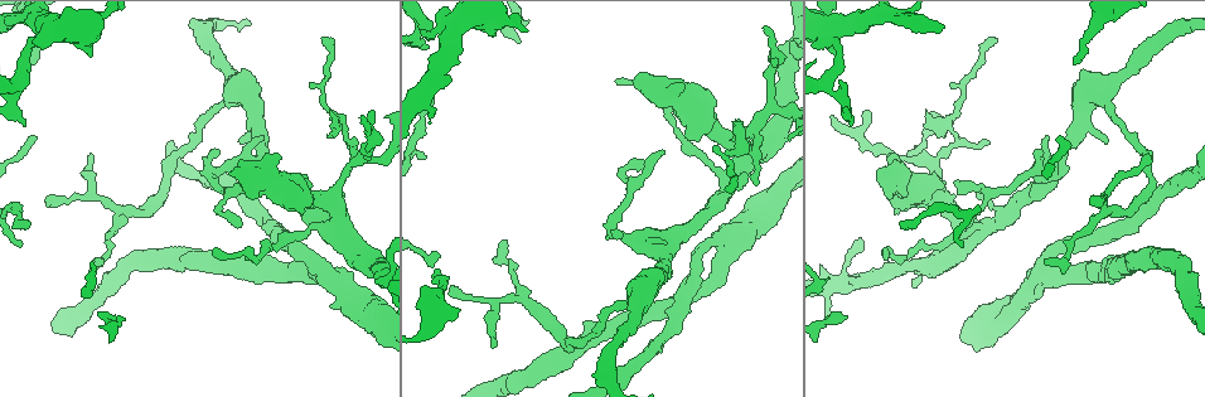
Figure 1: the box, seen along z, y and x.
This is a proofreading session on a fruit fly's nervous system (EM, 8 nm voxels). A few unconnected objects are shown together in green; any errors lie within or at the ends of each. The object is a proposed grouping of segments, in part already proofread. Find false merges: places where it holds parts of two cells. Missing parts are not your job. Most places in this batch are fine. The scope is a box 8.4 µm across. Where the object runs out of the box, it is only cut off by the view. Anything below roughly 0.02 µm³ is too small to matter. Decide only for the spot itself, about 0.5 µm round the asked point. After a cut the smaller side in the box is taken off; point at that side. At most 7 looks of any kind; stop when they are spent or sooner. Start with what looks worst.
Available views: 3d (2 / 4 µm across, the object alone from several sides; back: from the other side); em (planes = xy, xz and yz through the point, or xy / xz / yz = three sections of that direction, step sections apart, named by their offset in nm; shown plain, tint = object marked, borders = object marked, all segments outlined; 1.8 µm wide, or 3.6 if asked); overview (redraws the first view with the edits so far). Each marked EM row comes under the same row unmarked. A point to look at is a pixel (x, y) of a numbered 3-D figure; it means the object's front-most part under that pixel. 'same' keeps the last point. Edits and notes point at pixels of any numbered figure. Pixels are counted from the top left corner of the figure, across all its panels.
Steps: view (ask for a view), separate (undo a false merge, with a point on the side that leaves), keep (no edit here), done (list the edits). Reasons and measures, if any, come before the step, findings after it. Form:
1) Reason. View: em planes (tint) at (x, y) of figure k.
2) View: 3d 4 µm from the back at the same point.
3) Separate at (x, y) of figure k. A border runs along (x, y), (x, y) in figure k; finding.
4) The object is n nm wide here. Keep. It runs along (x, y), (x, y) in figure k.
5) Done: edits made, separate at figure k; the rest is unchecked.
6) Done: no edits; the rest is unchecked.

Sharp bend. View: em planes (tint) at (1058, 271) of figure 1.

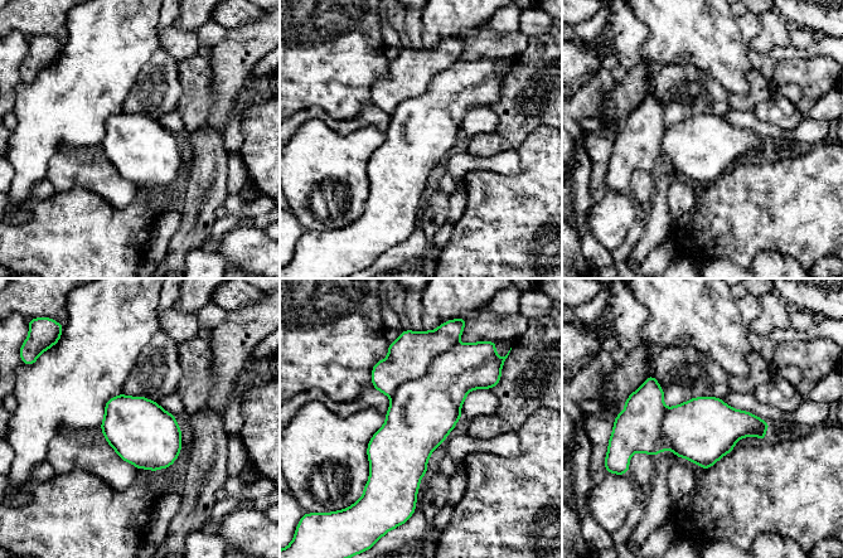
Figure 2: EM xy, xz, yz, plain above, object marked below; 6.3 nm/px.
Separate at (408, 358) of figure 2. A border runs along (458, 341), (389, 397) in figure 2; a second cell is stuck on.

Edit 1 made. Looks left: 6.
View: overview.

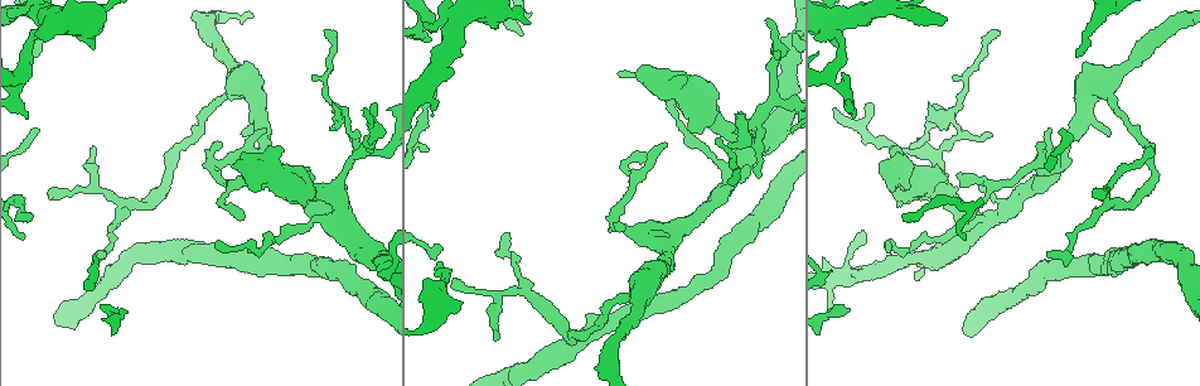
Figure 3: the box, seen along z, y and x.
View: em 3.6 µm planes (tint) at (528, 296) of figure 3.

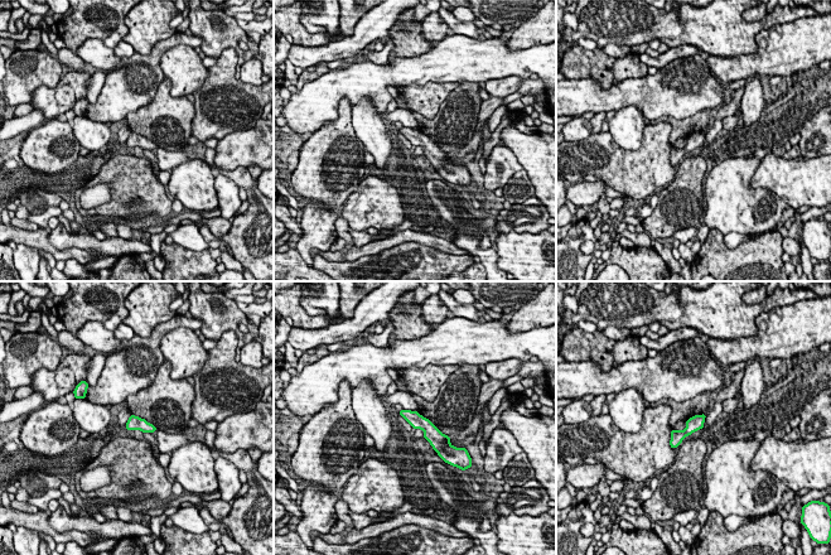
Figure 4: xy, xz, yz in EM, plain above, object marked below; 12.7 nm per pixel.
Keep. Continuous, no second cell.

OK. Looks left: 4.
Done: edits made, separate at figure 2; the rest is unchecked.

